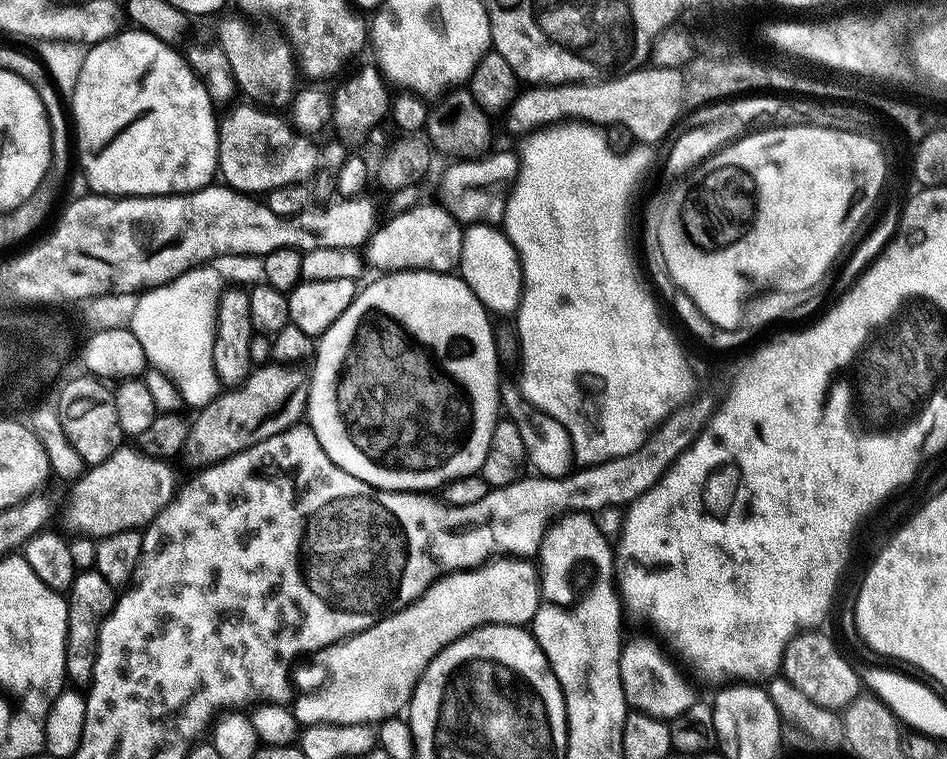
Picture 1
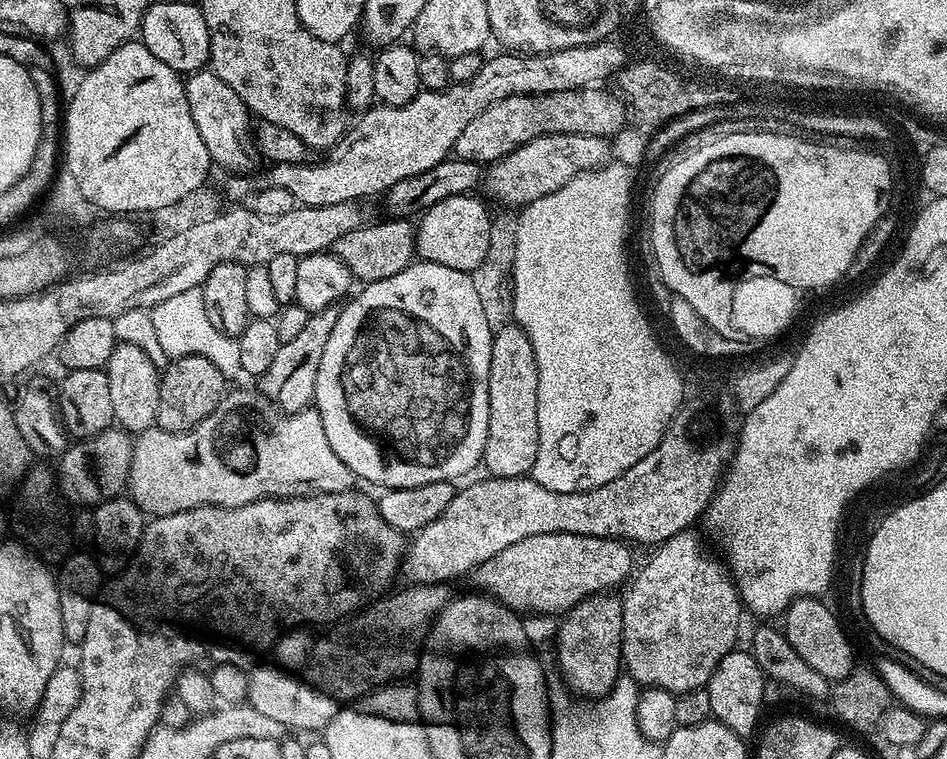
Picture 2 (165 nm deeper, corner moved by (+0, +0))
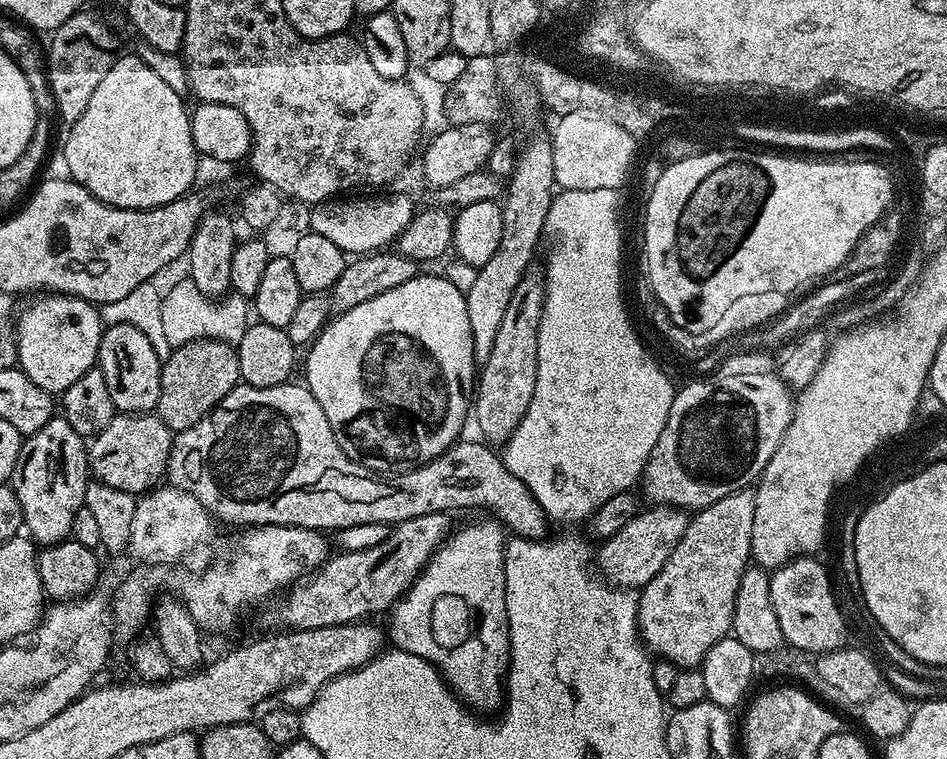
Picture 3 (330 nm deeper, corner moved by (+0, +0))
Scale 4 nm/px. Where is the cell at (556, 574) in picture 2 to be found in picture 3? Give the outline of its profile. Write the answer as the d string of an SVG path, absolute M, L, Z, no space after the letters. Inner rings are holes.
M652 506L649 512L637 511L636 516L618 530L618 534L608 537L599 545L594 560L601 577L609 585L625 590L639 590L666 566L666 558L678 546L682 534L686 530L690 516L685 509L671 506Z

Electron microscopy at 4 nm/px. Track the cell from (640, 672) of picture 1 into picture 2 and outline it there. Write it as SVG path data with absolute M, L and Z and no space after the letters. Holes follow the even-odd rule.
M696 530L674 534L674 538L659 545L653 552L656 553L645 562L644 569L641 572L639 569L631 577L628 593L622 596L622 664L627 675L644 688L661 688L673 694L693 692L707 685L718 662L722 662L724 655L737 647L742 613L740 591L736 589L736 581L727 567L704 549Z

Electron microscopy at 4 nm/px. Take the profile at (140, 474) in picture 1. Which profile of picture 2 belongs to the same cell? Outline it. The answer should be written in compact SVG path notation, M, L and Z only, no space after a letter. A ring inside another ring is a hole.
M237 387L237 392L229 391L214 409L198 426L189 432L164 432L158 427L151 427L135 437L132 446L132 465L128 475L130 498L140 507L141 512L149 517L169 516L185 512L191 508L242 508L247 504L266 499L292 499L295 489L302 488L302 496L349 491L354 483L352 472L327 441L322 418L315 407L309 406L301 412L282 412L275 403L258 390ZM236 406L236 418L240 430L246 430L244 440L240 442L240 458L226 464L216 462L216 422L222 420L228 408Z

